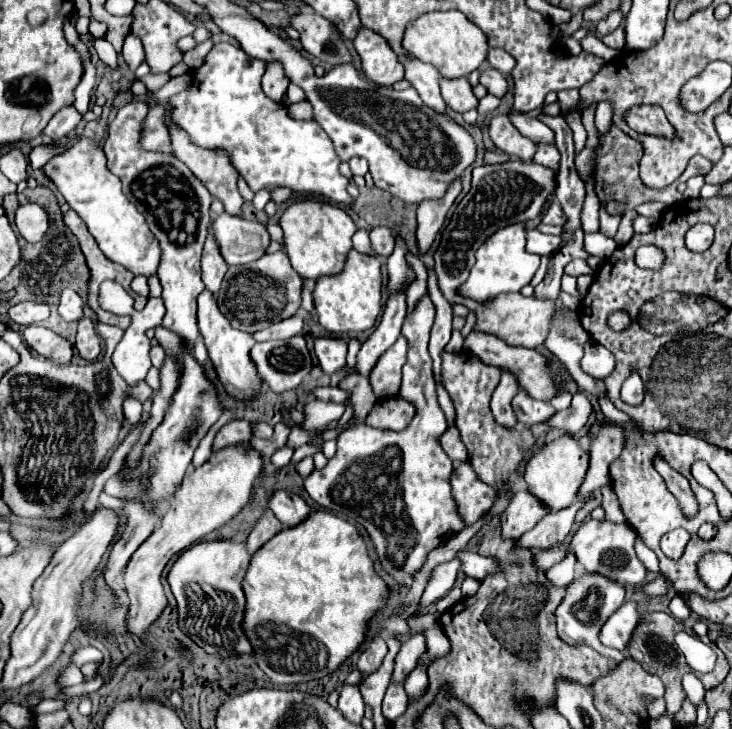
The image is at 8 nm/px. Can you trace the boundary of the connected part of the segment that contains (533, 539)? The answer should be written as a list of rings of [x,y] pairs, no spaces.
[[[576,502],[564,510],[558,512],[550,512],[548,516],[544,516],[532,530],[524,532],[518,540],[516,540],[516,548],[552,548],[556,544],[560,544],[566,534],[572,528],[574,522],[574,514],[578,512],[578,508],[582,506],[582,502]]]

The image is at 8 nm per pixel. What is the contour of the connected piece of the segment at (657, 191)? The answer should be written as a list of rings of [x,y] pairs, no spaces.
[[[616,126],[610,128],[610,132],[606,136],[600,136],[600,146],[598,146],[598,172],[596,172],[596,192],[598,192],[598,198],[602,204],[606,204],[608,212],[610,214],[616,214],[616,212],[624,212],[624,210],[630,210],[642,202],[650,202],[650,200],[656,200],[656,202],[662,202],[662,204],[676,204],[683,200],[683,195],[677,191],[677,186],[680,182],[686,182],[688,178],[692,176],[698,176],[698,174],[706,174],[710,172],[710,168],[714,166],[710,160],[706,160],[704,156],[694,156],[686,170],[682,172],[682,176],[678,180],[665,188],[648,188],[642,178],[640,178],[640,158],[642,158],[644,150],[642,150],[642,144],[630,136],[626,136],[624,132],[620,132]]]

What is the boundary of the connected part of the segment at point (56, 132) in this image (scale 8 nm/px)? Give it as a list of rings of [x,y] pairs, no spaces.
[[[66,106],[52,116],[48,126],[44,128],[44,134],[50,136],[52,140],[62,140],[64,136],[68,136],[80,124],[80,120],[82,120],[82,116],[76,112],[76,108]]]

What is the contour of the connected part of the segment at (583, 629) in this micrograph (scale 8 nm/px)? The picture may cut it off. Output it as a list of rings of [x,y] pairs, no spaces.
[[[590,572],[574,578],[566,586],[566,596],[562,598],[562,602],[556,608],[556,622],[558,622],[560,638],[572,646],[588,644],[590,648],[594,648],[602,656],[611,657],[619,664],[624,659],[623,653],[602,646],[598,640],[598,628],[602,628],[602,624],[608,620],[608,616],[614,614],[622,602],[624,602],[624,586],[620,582],[600,576],[600,574],[590,574]]]

